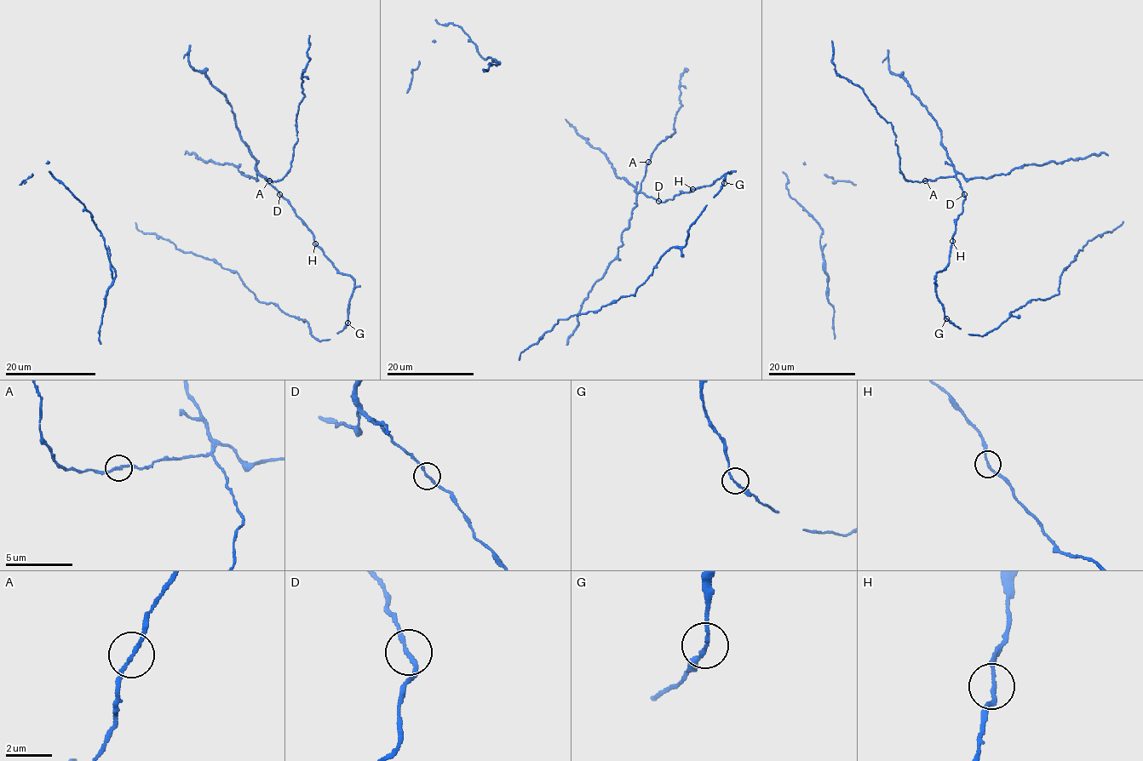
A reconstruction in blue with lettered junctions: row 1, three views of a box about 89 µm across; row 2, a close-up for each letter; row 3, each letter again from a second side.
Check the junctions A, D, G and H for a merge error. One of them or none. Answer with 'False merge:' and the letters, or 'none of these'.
False merge: none of these

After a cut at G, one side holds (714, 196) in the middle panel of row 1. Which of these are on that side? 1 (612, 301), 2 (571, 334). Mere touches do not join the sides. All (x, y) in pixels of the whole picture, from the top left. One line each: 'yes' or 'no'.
1: yes
2: no

